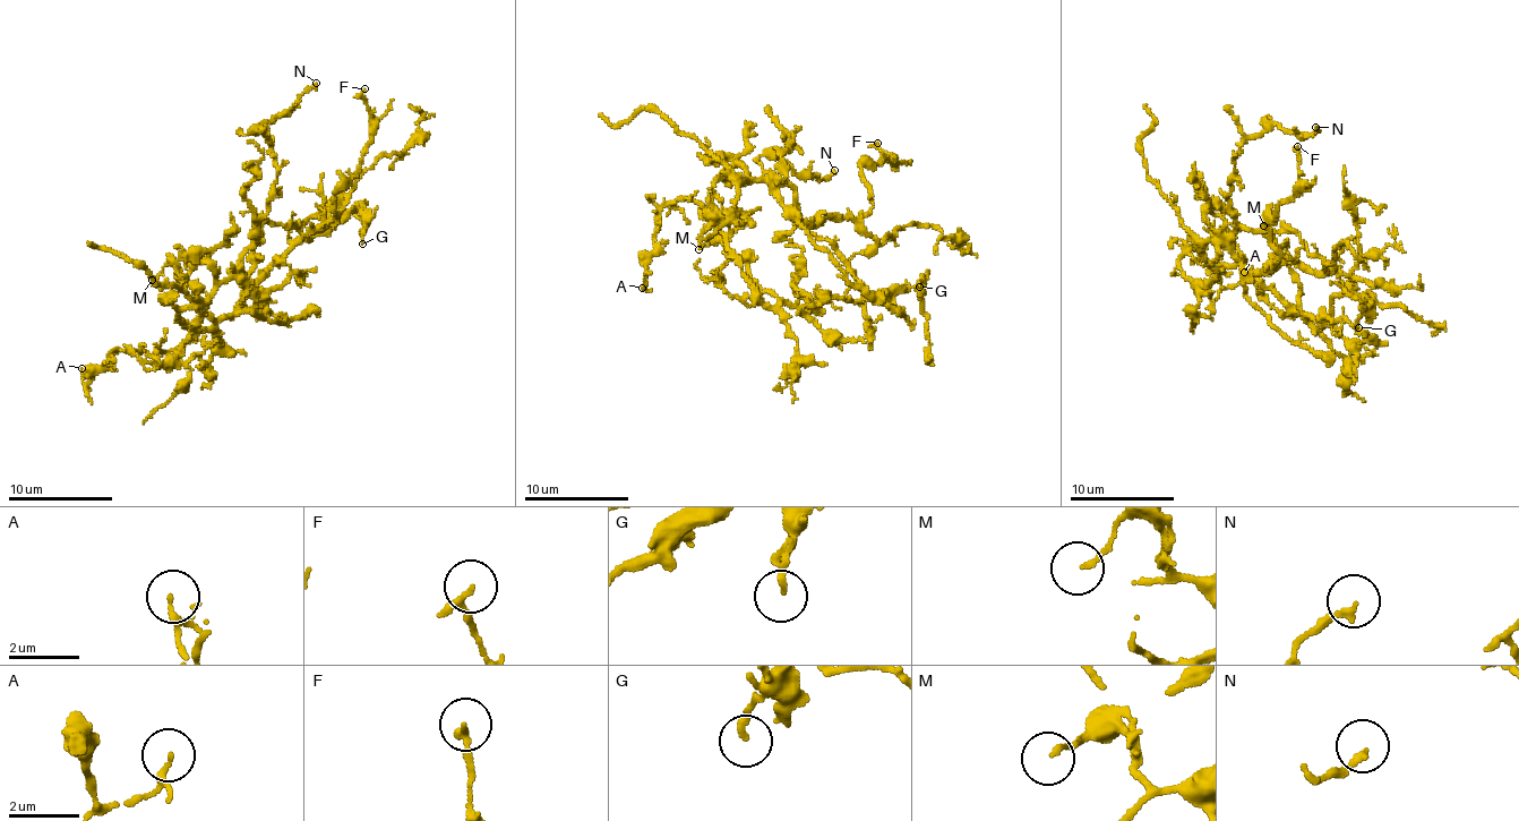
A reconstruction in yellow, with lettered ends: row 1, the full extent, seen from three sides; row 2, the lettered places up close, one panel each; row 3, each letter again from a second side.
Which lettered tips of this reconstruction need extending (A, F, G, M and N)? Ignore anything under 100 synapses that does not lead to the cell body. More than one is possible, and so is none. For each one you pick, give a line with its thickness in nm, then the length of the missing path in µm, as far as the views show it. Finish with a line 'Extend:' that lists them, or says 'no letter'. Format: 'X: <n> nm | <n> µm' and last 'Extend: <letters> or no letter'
Extend: no letter

